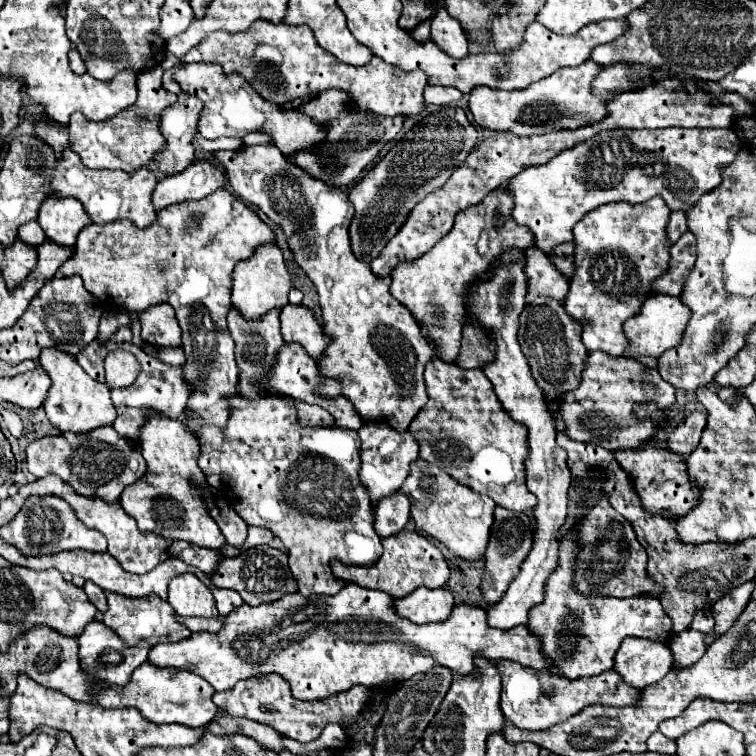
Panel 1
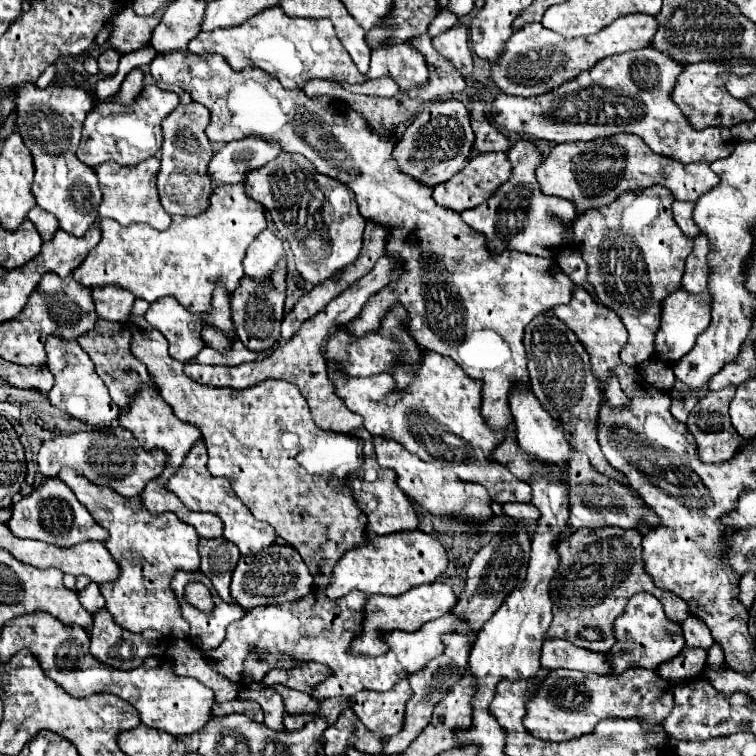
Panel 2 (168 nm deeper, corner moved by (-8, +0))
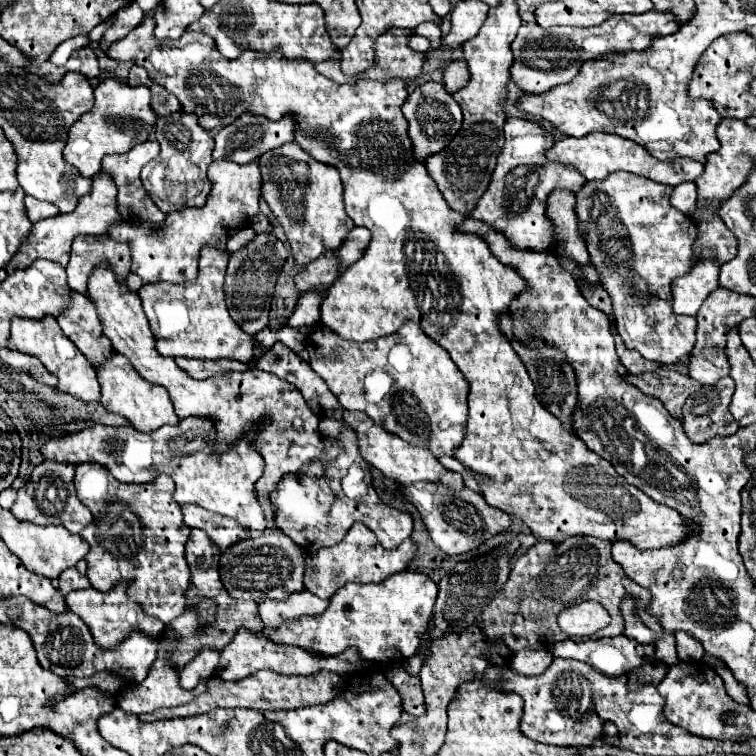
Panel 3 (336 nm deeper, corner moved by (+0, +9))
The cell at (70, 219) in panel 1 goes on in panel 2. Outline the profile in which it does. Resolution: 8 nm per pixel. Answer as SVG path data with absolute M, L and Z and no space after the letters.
M28 83L28 87L20 87L16 93L18 133L30 149L36 167L32 193L38 205L58 219L60 229L76 237L84 235L98 219L96 209L102 199L96 173L76 157L76 147L82 137L82 123L90 111L92 99L88 99L80 87L48 85L46 89L38 89Z

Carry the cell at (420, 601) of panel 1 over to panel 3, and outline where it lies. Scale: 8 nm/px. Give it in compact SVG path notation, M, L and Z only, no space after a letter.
M398 572L380 584L344 584L320 616L304 616L278 628L264 628L264 638L298 646L322 656L336 656L354 646L366 660L388 662L416 654L420 636L428 630L438 586L422 572Z

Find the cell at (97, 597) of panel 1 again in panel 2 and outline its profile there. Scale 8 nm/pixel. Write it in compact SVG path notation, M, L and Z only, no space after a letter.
M90 583L86 589L82 589L82 591L78 593L78 597L80 597L80 603L82 603L90 613L98 613L98 611L104 609L104 605L106 605L106 601L104 601L104 597L102 597L102 593L100 593L98 583Z

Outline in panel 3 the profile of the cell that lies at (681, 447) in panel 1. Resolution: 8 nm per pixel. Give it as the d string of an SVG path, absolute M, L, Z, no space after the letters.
M730 376L720 378L714 386L704 386L700 392L688 396L684 404L684 432L692 442L706 442L714 436L730 436L738 430L738 422L732 418L728 404L734 394L734 380Z

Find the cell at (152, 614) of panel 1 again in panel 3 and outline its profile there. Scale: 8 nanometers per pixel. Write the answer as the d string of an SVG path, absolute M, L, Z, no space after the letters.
M84 462L76 466L76 494L94 516L94 520L80 532L80 536L90 544L90 552L86 556L88 562L86 576L90 584L100 592L108 592L114 588L116 582L124 578L132 580L132 584L128 586L128 596L136 598L146 614L156 616L166 624L184 612L184 592L188 588L190 578L188 564L184 562L184 546L190 536L190 530L188 526L184 526L184 520L180 518L180 506L174 502L172 492L174 482L166 474L156 476L152 482L132 486L118 482L100 464Z

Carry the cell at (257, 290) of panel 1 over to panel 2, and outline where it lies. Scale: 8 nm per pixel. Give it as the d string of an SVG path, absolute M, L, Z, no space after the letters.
M262 231L256 241L246 251L246 257L242 261L244 273L254 283L270 283L270 277L274 269L278 267L278 261L286 259L282 241L272 231Z

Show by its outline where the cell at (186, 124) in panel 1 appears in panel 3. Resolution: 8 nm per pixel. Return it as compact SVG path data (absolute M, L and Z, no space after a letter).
M174 112L170 116L158 118L156 140L162 148L160 156L142 168L142 184L148 196L164 214L178 212L188 206L204 206L210 194L210 180L206 176L206 170L212 162L214 140L198 124L198 118L194 114L184 112Z

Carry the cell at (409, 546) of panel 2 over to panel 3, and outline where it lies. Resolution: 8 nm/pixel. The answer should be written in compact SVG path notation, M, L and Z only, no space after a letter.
M356 522L348 534L344 536L342 542L338 542L336 546L330 546L330 548L320 548L312 554L306 556L306 572L304 572L304 588L312 594L316 594L318 598L330 598L336 590L340 590L346 582L356 582L356 584L366 584L366 582L384 582L388 576L404 570L408 566L408 562L414 558L416 554L416 544L412 540L404 542L404 546L398 546L396 550L384 550L378 542L376 542L376 536L362 524L362 522Z

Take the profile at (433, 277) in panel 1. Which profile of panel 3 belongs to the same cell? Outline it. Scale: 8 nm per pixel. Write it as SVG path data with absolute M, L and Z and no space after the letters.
M508 118L504 124L506 142L502 154L498 156L492 182L484 196L480 198L476 212L470 216L476 220L486 220L492 228L498 230L498 220L502 218L502 230L512 242L512 246L522 250L544 252L552 244L552 224L544 216L544 202L548 194L556 188L568 188L578 192L586 178L570 164L552 162L546 158L546 150L554 146L556 138L552 132L546 132L532 120L526 118Z

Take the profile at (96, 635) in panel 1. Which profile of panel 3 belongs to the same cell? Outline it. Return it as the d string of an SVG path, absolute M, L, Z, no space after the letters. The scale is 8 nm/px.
M118 582L114 586L114 590L108 590L108 592L100 592L100 590L94 590L90 586L90 588L84 588L84 590L74 590L64 598L68 610L76 612L86 622L86 626L92 630L92 636L96 638L98 646L112 648L112 646L116 646L116 642L120 642L120 638L126 638L132 630L142 630L142 632L146 632L148 636L154 636L154 638L162 636L164 622L144 614L142 606L136 600L126 596L126 588L128 588L126 582Z

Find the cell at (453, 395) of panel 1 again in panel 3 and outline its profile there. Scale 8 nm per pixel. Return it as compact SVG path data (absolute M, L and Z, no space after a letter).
M412 320L404 322L404 326L400 326L394 334L378 338L376 342L348 342L338 334L334 334L332 330L328 330L324 324L316 324L314 330L308 334L306 348L310 354L312 370L328 384L328 388L338 398L342 408L364 412L376 424L398 434L402 440L412 442L416 446L424 446L432 450L432 454L436 456L440 454L452 456L452 450L460 446L468 414L469 384L464 382L463 374L448 358L448 354L444 354L444 350L440 350L440 346L436 346L436 342L432 342L432 338L424 334L418 322Z

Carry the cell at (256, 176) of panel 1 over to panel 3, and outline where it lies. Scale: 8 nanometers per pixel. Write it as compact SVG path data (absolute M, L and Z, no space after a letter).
M296 142L268 150L268 154L262 154L258 162L264 174L262 196L282 224L294 260L300 266L306 266L324 250L338 250L344 244L346 234L354 228L354 222L344 212L344 186L338 170L314 160Z

